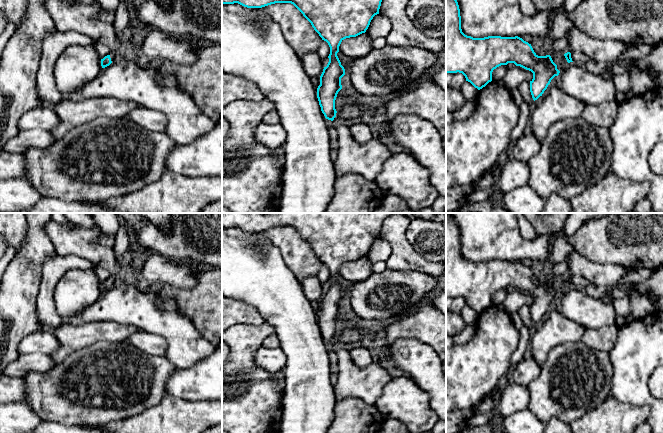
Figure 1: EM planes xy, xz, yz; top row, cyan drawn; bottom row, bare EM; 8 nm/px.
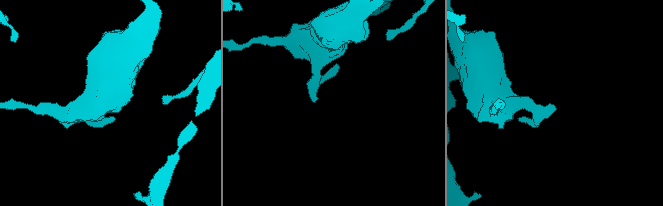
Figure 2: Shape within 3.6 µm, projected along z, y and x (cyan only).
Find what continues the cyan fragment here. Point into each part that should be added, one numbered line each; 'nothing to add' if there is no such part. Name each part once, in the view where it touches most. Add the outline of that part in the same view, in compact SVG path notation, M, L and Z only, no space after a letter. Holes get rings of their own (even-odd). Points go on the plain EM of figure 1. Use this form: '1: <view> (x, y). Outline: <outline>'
1: yz (577, 281). Outline: M570 276L570 277L571 277L572 285L582 290L586 290L587 287L591 284L590 281L588 281L583 277L580 276Z

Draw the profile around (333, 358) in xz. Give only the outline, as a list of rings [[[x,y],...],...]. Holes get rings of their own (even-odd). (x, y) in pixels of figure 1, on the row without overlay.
[[[326,343],[326,349],[330,361],[330,383],[332,386],[336,385],[338,373],[338,357],[333,350],[333,345]]]

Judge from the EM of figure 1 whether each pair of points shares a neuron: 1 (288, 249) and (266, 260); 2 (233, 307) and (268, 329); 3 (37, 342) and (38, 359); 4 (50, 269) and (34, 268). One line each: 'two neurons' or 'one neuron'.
1: two neurons
2: two neurons
3: two neurons
4: two neurons

